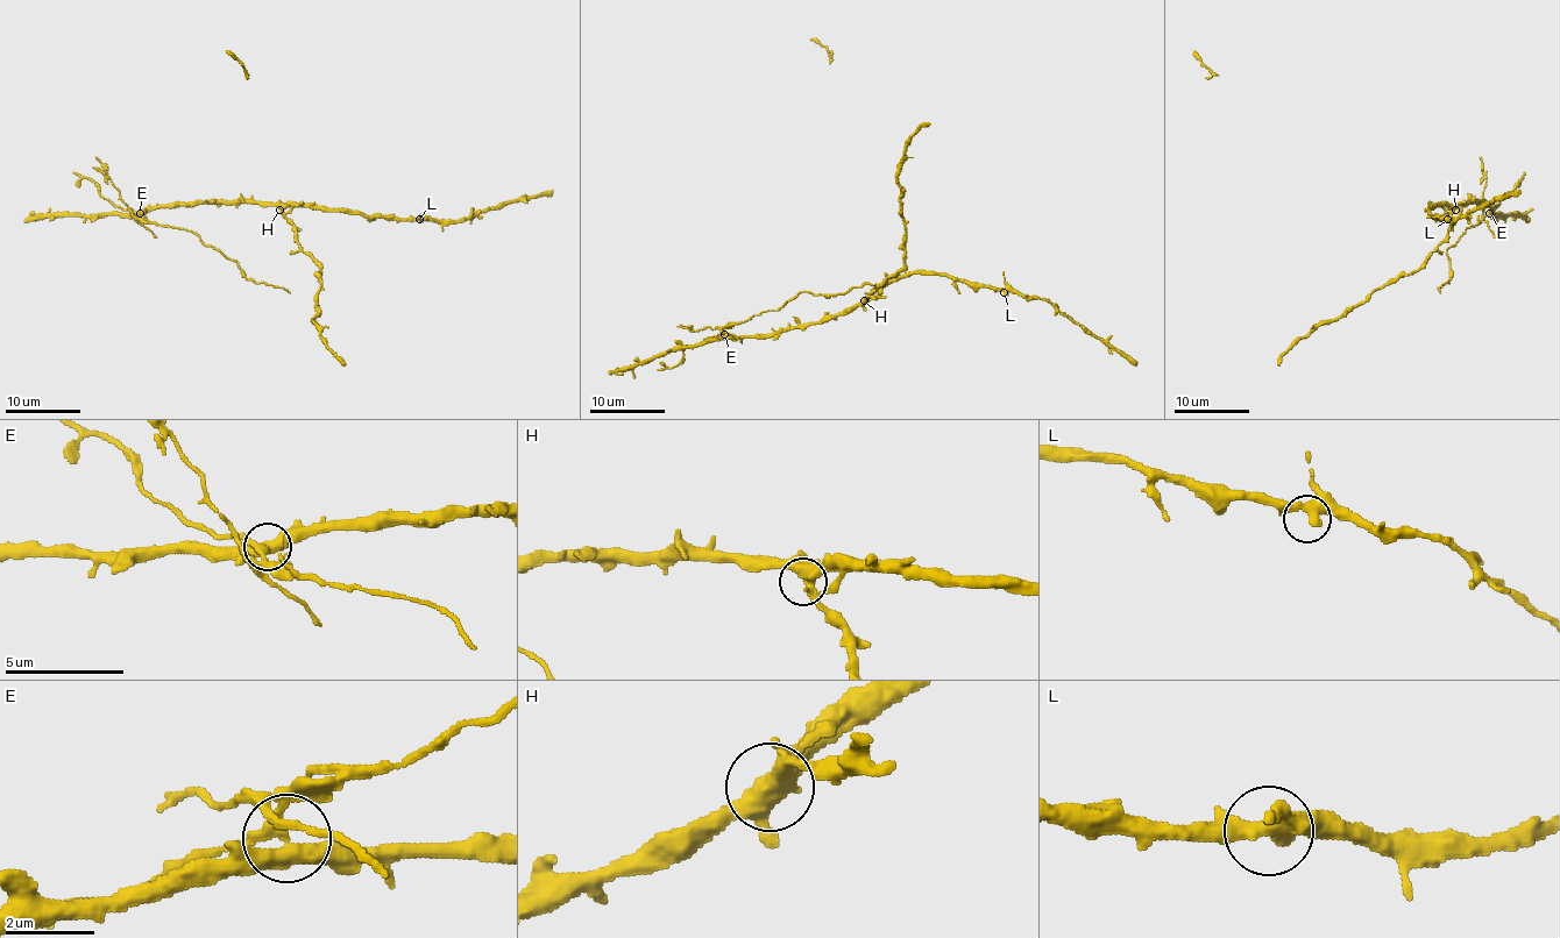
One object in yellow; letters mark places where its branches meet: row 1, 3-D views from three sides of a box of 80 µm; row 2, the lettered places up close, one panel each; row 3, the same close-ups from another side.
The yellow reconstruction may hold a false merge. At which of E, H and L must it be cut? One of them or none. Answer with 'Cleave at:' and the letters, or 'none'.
Cleave at: E

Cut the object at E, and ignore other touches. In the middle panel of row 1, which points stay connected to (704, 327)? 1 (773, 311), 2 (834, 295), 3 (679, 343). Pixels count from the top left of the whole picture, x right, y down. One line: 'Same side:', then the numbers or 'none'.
Same side: 1, 2

